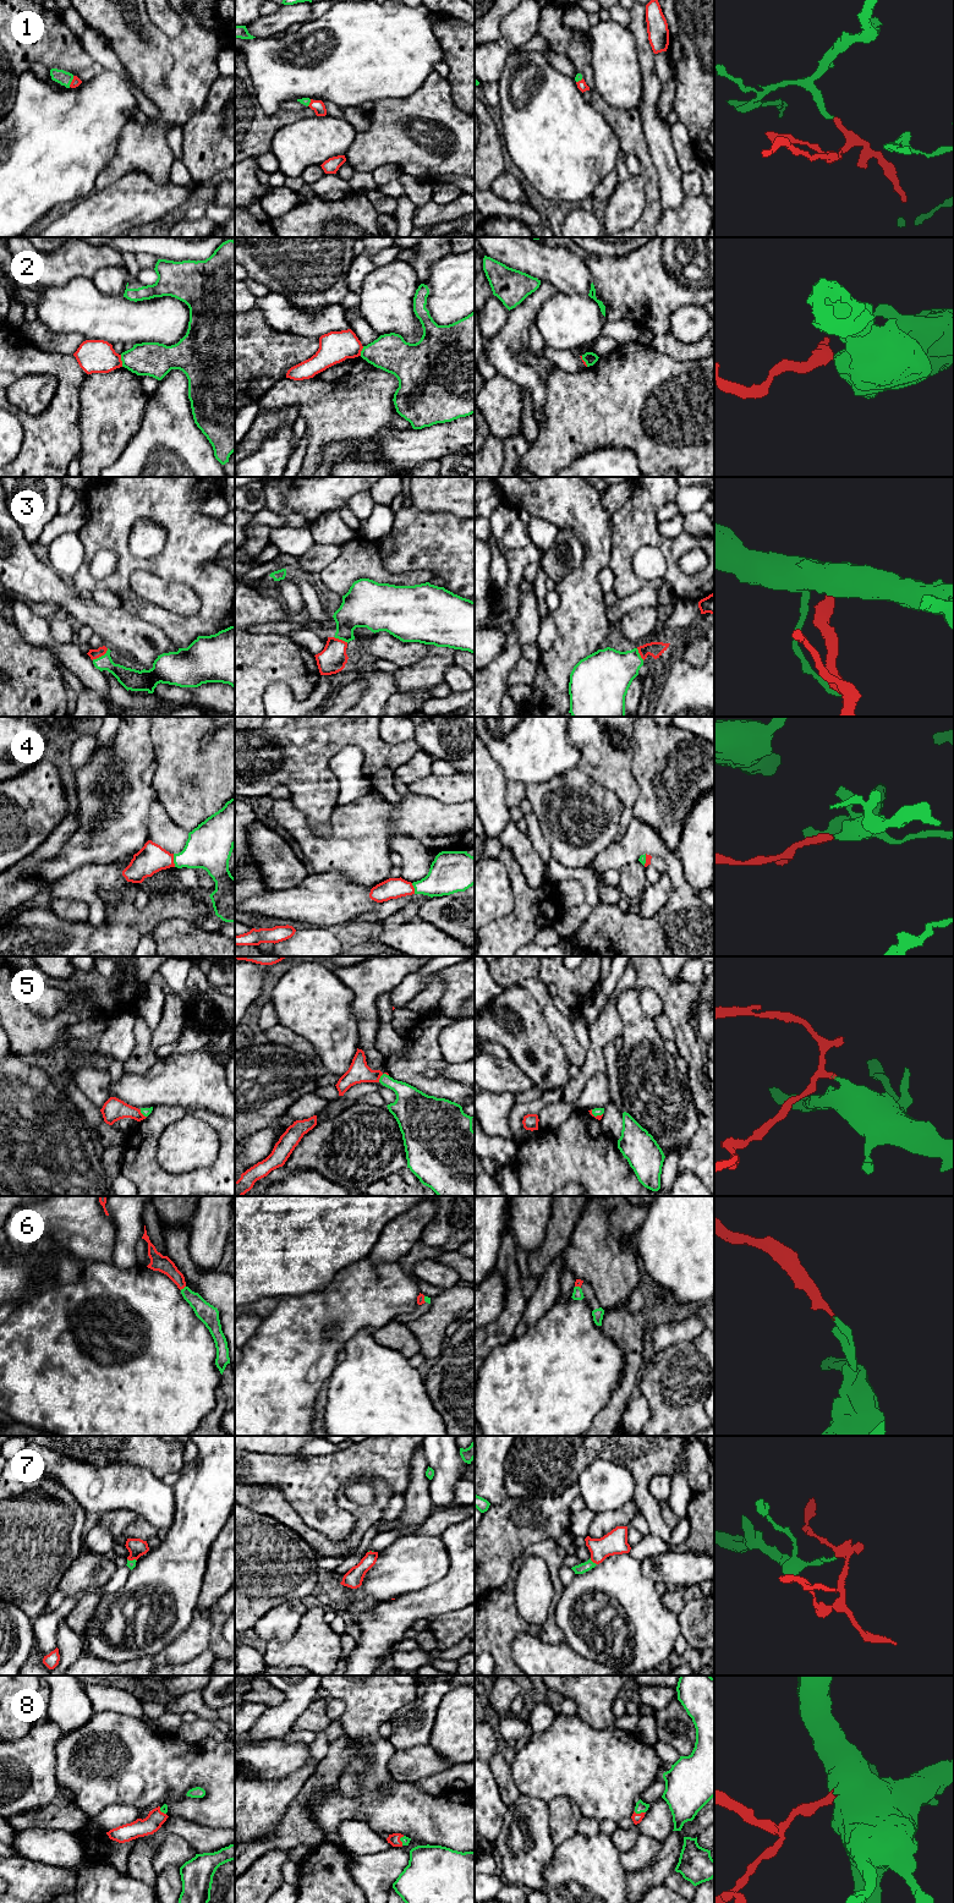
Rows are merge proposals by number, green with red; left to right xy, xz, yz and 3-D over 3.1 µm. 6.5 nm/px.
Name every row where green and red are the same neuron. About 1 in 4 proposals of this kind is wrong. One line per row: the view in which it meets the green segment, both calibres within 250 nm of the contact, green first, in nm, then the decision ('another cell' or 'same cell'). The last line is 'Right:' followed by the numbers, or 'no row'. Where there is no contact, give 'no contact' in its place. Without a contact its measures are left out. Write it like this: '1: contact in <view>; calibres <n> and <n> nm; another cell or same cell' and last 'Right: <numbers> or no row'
1: contact in xy; calibres 90 and 60 nm; same cell
2: contact in xy; calibres 220 and 220 nm; another cell
3: contact in xy; calibres 140 and 60 nm; same cell
4: contact in xy; calibres 300 and 190 nm; same cell
5: contact in xz; calibres 190 and 140 nm; same cell
6: contact in xy; calibres 130 and 110 nm; same cell
7: contact in yz; calibres 70 and 160 nm; same cell
8: contact in yz; calibres 70 and 60 nm; same cell
Right: 1, 3, 4, 5, 6, 7, 8

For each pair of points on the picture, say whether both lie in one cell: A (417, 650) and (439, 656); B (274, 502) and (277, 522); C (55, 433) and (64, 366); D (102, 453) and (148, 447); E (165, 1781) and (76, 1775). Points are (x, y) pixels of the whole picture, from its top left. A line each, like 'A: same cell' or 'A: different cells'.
A: different cells
B: different cells
C: same cell
D: different cells
E: same cell

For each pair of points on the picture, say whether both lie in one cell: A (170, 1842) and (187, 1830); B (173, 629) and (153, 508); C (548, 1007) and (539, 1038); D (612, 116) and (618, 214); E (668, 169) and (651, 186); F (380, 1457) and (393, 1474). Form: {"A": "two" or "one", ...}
{"A": "two", "B": "one", "C": "two", "D": "two", "E": "two", "F": "one"}

